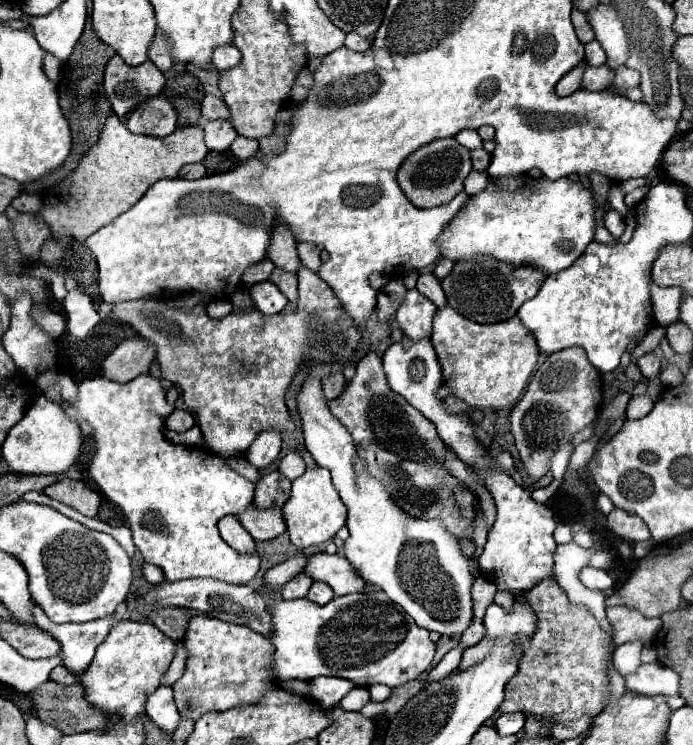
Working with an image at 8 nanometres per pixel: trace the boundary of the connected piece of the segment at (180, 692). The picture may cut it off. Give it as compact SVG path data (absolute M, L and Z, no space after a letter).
M199 614L187 626L185 646L189 648L189 664L173 686L179 714L185 718L199 720L207 712L229 710L241 706L241 702L259 702L265 690L277 686L277 680L273 680L273 644L247 626Z

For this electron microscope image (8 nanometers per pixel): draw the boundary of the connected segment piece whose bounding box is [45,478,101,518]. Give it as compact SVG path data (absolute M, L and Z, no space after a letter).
M63 478L55 484L51 484L49 488L45 488L45 494L49 498L55 498L55 500L79 510L81 514L85 514L89 518L97 516L99 502L101 502L101 496L95 490L87 488L79 480L71 480L71 478Z

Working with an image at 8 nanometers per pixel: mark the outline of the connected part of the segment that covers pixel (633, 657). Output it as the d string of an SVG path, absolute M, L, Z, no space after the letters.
M639 640L625 642L625 644L621 644L621 646L615 648L615 652L613 652L613 664L615 664L615 668L623 676L627 676L629 672L633 672L633 668L637 668L641 664L641 660L639 660L641 648L643 648L643 642L639 642Z

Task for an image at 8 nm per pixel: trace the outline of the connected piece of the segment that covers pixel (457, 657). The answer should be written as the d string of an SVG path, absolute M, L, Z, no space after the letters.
M461 644L455 646L455 648L451 648L451 650L443 656L443 660L429 672L427 682L431 682L431 680L441 680L441 676L447 676L449 672L453 672L453 670L459 666L459 662L461 662L463 652L465 652L465 646L461 646Z

